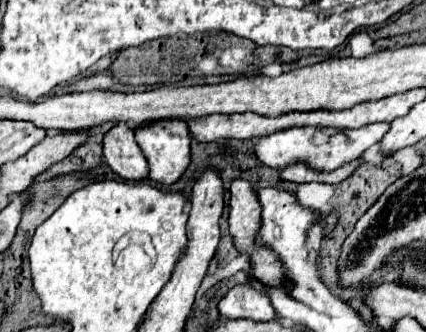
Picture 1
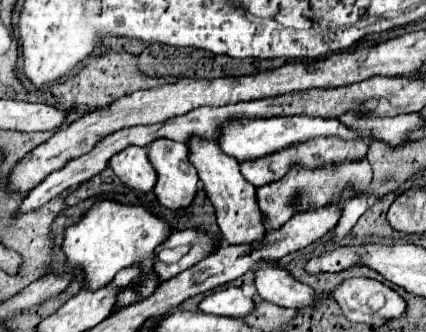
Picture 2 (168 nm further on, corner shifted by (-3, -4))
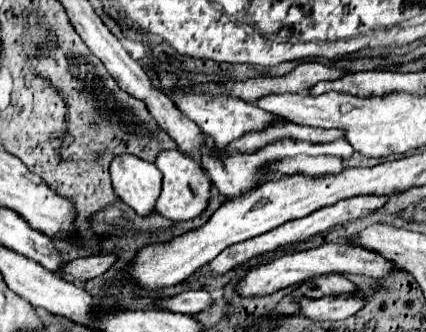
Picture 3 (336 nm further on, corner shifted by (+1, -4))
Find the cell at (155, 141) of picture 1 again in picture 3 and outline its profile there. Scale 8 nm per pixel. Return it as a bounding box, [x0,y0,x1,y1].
[156,151,212,223]

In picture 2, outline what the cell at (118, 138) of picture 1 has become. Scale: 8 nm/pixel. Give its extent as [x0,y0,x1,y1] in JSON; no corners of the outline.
[110,145,156,193]

